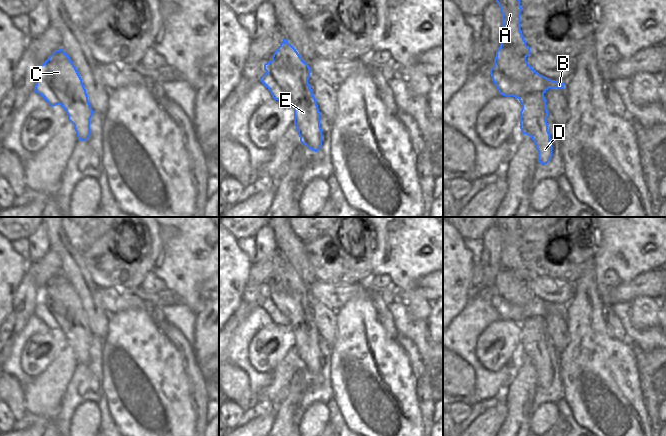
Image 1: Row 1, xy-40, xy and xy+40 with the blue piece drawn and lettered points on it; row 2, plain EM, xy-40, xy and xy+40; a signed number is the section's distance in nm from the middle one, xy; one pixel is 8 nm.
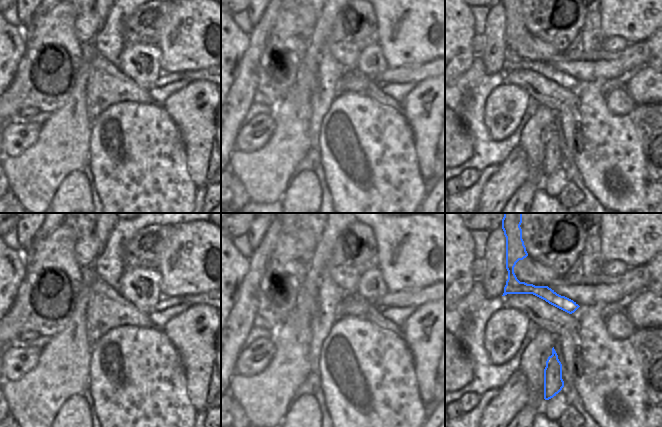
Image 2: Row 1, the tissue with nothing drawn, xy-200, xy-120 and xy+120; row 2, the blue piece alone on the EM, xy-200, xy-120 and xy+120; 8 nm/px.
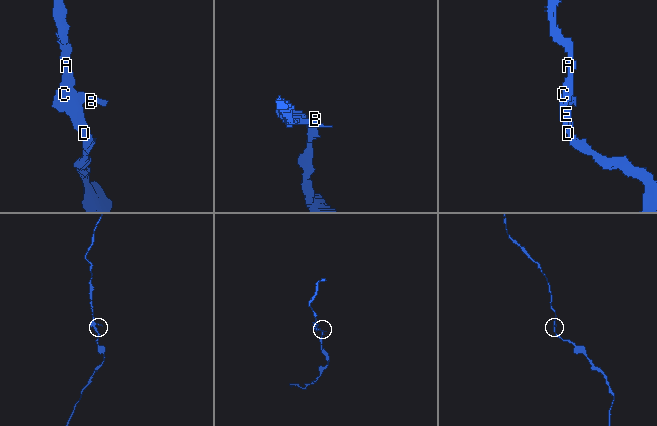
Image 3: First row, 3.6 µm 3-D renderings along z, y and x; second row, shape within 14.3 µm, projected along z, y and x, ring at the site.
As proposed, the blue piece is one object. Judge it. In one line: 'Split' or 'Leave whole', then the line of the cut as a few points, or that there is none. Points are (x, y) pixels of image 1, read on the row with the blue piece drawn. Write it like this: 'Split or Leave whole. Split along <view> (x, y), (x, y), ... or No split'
Leave whole. No split

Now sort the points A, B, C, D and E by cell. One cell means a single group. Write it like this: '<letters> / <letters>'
A B C D E

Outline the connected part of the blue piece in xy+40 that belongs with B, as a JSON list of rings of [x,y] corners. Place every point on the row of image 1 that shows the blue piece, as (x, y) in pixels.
[[[496,0],[496,2],[502,13],[502,33],[494,66],[490,68],[490,75],[501,95],[519,99],[522,105],[519,126],[522,134],[527,134],[534,141],[538,151],[538,162],[547,164],[552,157],[552,143],[546,121],[549,114],[544,93],[549,88],[564,88],[565,82],[557,82],[539,74],[526,61],[526,57],[530,55],[530,47],[526,45],[520,29],[520,13],[522,11],[520,0]]]

